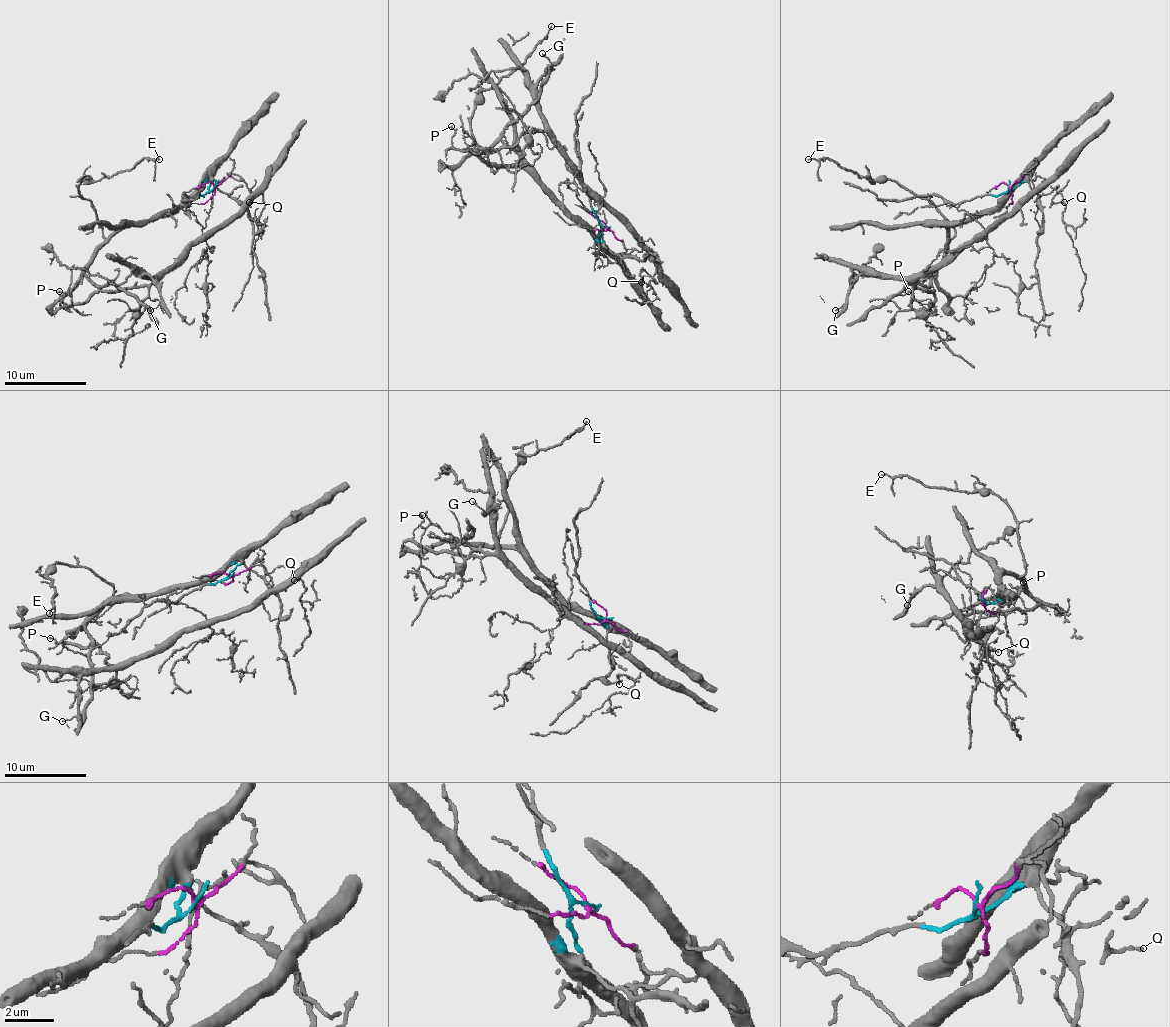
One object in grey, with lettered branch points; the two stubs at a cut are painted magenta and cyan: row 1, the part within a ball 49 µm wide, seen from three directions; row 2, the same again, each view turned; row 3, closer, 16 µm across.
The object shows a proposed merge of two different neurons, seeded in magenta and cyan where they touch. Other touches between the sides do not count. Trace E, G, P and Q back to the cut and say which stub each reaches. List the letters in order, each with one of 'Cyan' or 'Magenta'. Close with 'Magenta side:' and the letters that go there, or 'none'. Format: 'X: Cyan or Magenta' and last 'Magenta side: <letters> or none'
E: Cyan
G: Magenta
P: Magenta
Q: Magenta
Magenta side: G, P, Q

